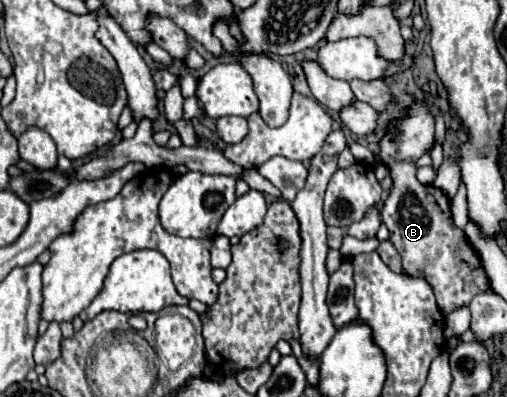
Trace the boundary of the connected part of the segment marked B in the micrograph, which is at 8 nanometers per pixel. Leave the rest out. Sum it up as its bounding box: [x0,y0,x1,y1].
[381,160,487,314]

